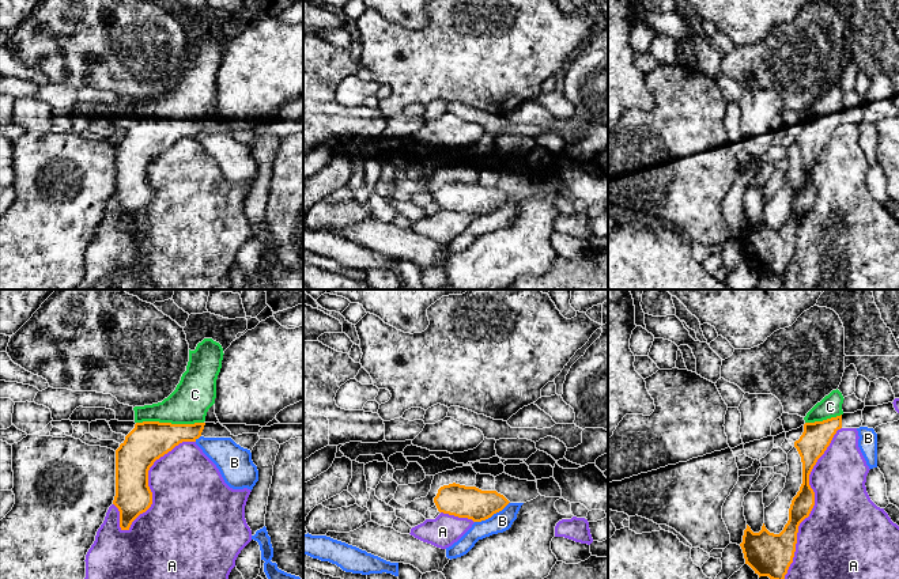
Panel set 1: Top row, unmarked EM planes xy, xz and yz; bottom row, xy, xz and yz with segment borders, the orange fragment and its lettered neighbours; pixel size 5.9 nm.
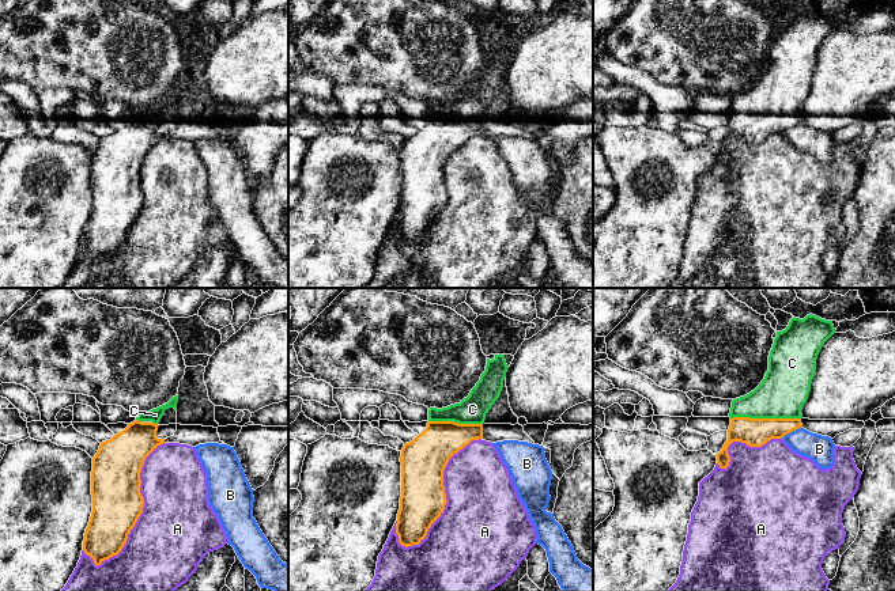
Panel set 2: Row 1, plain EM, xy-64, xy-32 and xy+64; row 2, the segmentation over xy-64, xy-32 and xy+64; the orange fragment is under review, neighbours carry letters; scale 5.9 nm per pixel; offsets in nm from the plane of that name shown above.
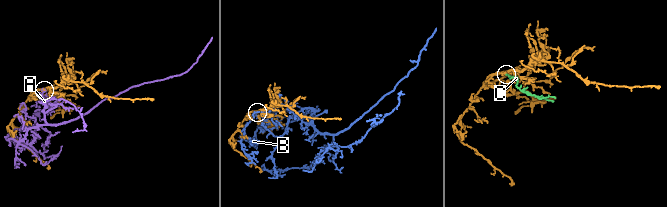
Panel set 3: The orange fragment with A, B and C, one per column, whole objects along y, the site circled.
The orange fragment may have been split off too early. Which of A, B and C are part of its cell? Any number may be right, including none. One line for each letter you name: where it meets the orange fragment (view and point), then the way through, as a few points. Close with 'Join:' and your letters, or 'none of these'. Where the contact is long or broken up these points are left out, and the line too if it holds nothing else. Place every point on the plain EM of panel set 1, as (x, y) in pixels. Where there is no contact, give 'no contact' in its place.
C: contact xy (170, 118); way xy (148, 136), (170, 118), (195, 90)
Join: C

